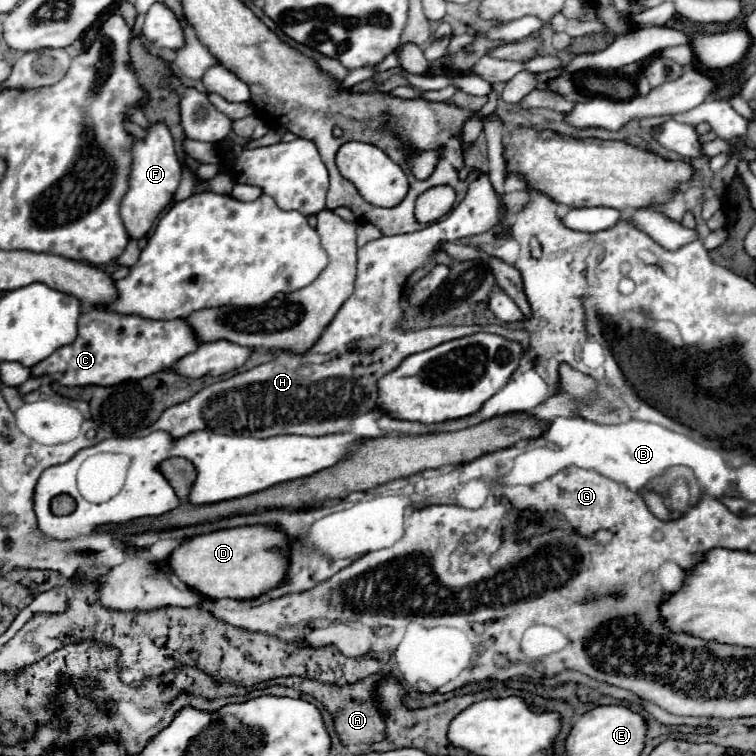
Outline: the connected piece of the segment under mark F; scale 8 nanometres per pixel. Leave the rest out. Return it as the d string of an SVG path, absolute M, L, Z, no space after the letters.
M154 122L150 128L146 128L144 138L134 140L130 154L132 154L130 180L128 180L128 192L120 202L120 216L128 236L132 240L142 240L152 230L160 212L174 198L174 192L178 190L180 184L182 166L174 152L172 134L164 122Z

